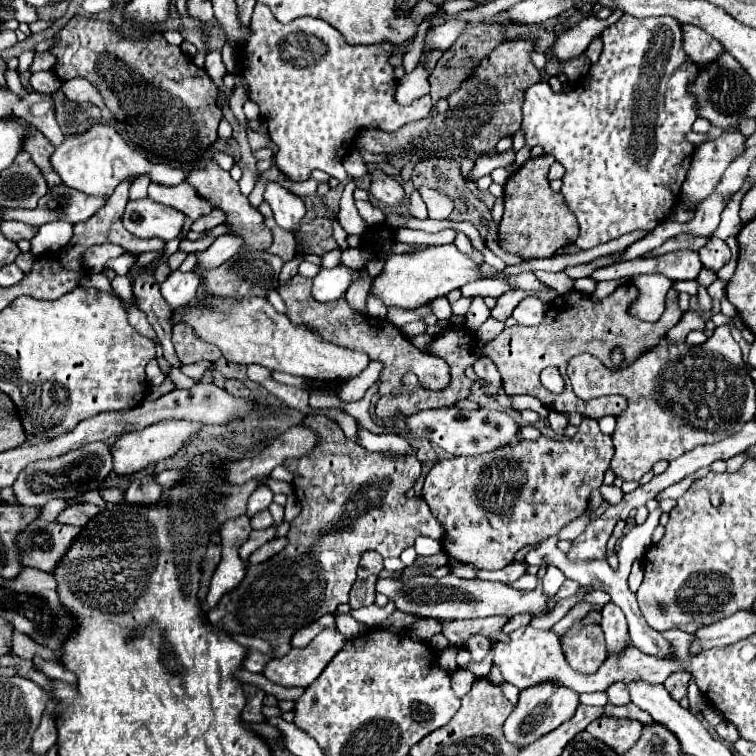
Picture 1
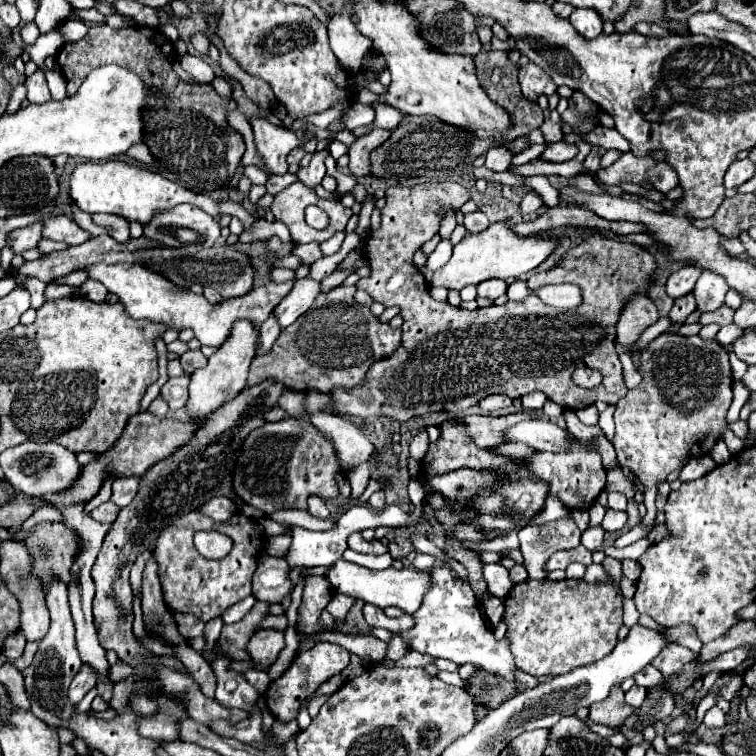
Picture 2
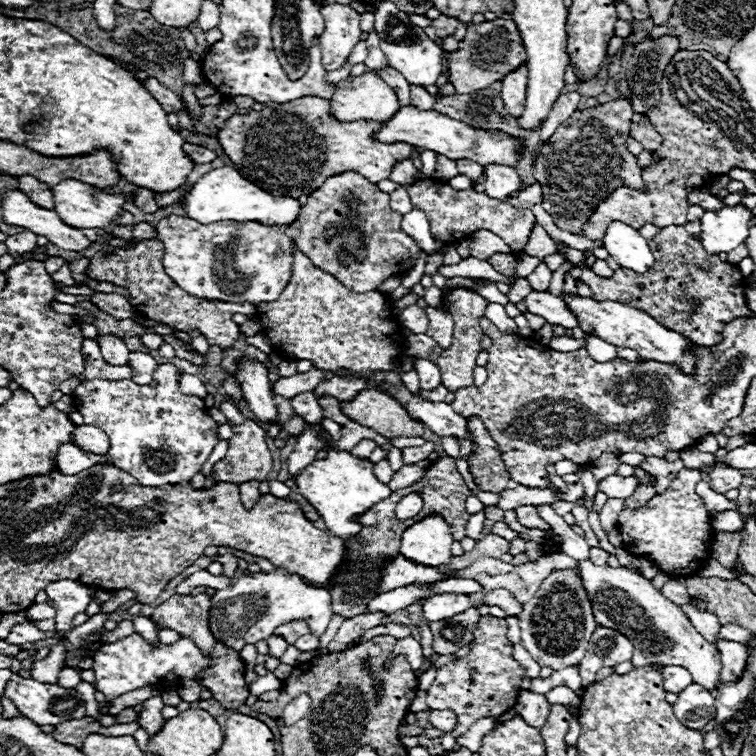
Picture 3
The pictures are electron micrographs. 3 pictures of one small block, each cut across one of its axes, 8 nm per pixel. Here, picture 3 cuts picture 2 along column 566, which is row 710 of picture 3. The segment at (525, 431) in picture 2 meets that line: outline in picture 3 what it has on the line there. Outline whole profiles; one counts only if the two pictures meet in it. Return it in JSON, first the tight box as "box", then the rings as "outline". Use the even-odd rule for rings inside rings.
{"box":[430,710,456,732],"outline":[[[432,710],[430,722],[434,728],[438,728],[442,732],[452,732],[456,726],[456,714],[450,710]]]}

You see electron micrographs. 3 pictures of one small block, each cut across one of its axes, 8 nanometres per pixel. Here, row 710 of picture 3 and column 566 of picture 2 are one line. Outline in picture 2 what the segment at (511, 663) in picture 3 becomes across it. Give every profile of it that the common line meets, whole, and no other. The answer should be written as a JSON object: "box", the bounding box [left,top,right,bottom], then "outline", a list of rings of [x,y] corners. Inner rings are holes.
{"box":[526,440,606,510],"outline":[[[576,440],[572,444],[570,452],[562,452],[562,454],[536,452],[534,456],[526,458],[526,464],[528,464],[528,470],[536,478],[542,478],[550,484],[550,492],[556,494],[566,504],[566,508],[570,508],[570,510],[590,508],[590,504],[598,498],[598,494],[606,486],[606,470],[602,466],[600,456]]]}

